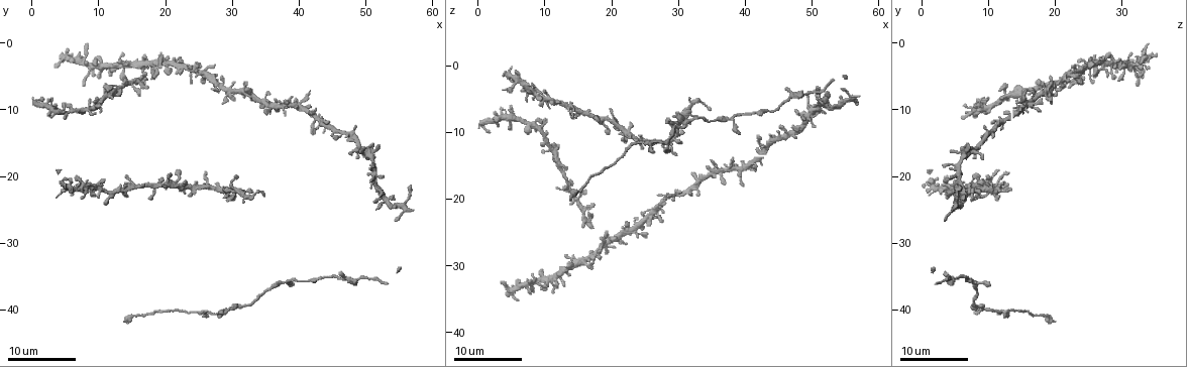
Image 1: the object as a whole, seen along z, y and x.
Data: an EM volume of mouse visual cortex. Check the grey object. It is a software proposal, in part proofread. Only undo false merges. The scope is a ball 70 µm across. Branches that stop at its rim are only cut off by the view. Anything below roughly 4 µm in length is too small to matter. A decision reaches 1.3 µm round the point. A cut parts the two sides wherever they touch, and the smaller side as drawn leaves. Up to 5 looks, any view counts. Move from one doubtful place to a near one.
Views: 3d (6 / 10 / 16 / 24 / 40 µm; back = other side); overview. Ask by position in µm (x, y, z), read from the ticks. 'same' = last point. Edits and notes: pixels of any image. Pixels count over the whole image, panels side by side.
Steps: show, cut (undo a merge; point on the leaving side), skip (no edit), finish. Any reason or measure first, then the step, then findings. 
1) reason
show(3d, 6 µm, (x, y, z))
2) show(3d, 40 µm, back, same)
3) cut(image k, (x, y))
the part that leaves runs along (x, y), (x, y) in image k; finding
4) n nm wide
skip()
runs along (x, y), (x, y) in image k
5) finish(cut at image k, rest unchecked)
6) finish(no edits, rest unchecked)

thin arm on a thick one
show(3d, 24 µm, (18.5, 4.0, 27.0))

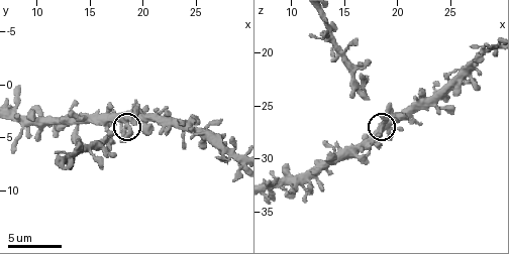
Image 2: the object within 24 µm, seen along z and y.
show(3d, 6 µm, same)

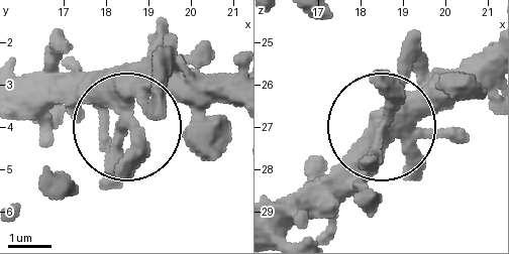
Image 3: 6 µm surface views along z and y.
show(3d, 6 µm, back, (18.50, 3.90, 26.95))

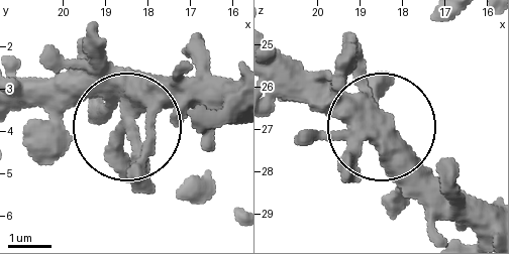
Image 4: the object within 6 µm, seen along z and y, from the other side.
skip()
runs along (21, 108), (97, 97), (129, 122), (202, 79) in image 4; continuous, no second cell

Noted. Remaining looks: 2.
show(3d, 24 µm, (5.5, 11.0, 7.0))

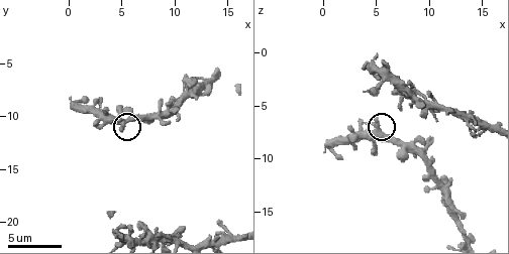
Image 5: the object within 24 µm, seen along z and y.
show(3d, 10 µm, (5.0, 10.8, 6.6))

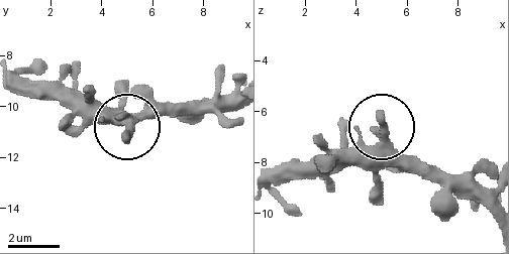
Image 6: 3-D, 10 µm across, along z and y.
skip()
runs along (489, 213), (423, 173), (382, 130), (328, 177) in image 6; one cell here

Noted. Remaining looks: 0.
finish(no edits, rest unchecked)

